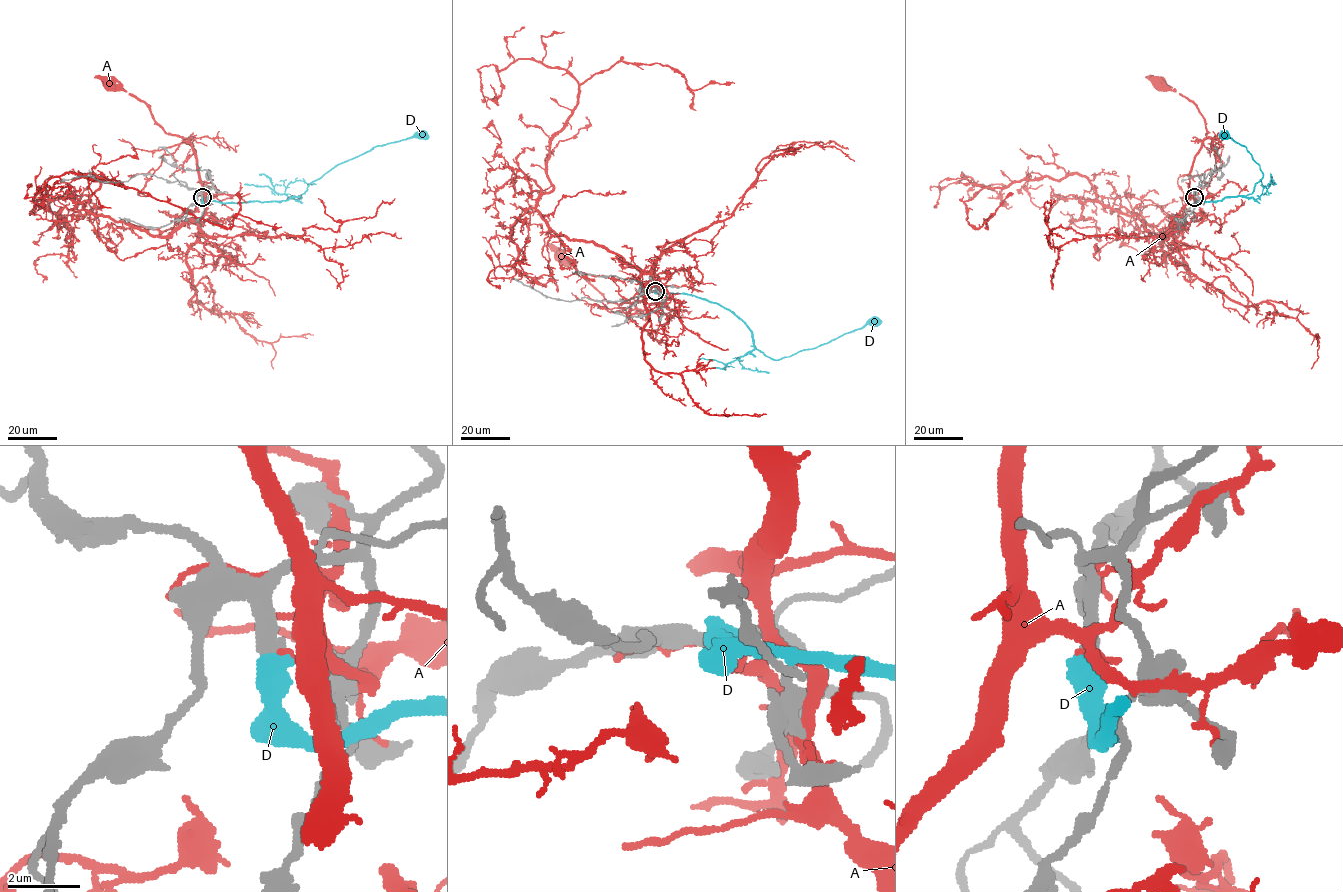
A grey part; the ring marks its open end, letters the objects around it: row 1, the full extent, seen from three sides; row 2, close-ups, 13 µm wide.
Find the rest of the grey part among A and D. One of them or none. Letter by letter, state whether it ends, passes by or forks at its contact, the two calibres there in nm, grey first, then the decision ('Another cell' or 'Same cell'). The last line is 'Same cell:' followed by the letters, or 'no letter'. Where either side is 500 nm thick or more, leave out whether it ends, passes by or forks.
A: It ends there. Thickness 480 nm (grey) against 160 nm. Another cell
D: Thickness 480 nm (grey) against 700 nm. Same cell
Same cell: D

